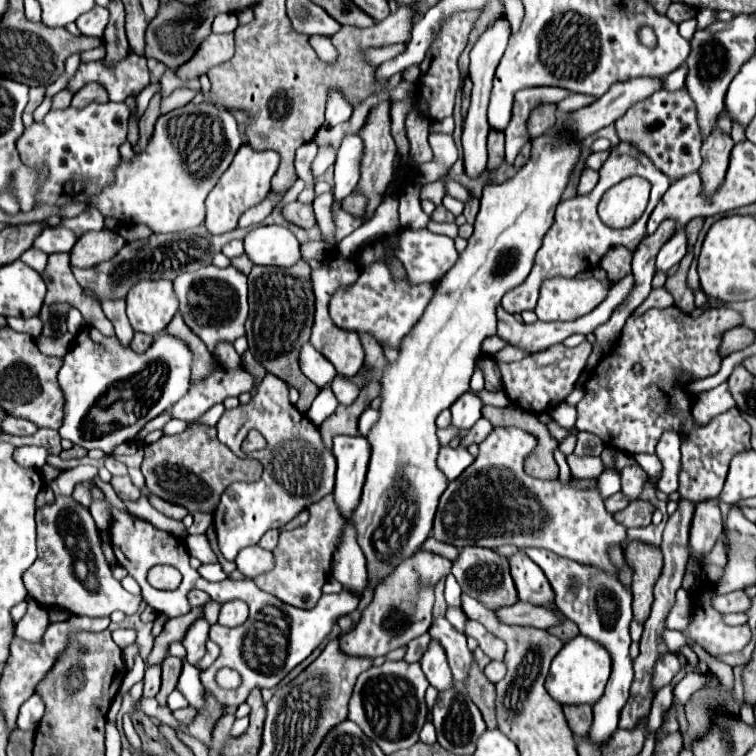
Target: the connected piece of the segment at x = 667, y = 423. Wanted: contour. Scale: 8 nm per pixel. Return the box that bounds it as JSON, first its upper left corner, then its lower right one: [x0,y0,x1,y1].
[575,306,751,502]

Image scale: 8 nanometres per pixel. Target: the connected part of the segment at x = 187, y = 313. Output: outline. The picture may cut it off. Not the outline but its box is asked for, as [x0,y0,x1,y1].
[173,264,249,352]

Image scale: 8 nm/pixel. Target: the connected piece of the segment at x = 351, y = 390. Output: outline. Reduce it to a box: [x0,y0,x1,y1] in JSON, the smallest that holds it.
[331,376,359,406]

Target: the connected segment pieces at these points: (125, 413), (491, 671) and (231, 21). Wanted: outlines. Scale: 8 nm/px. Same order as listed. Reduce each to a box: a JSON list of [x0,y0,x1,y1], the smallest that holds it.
[[59,326,193,454],[485,662,507,684],[213,14,237,32]]

